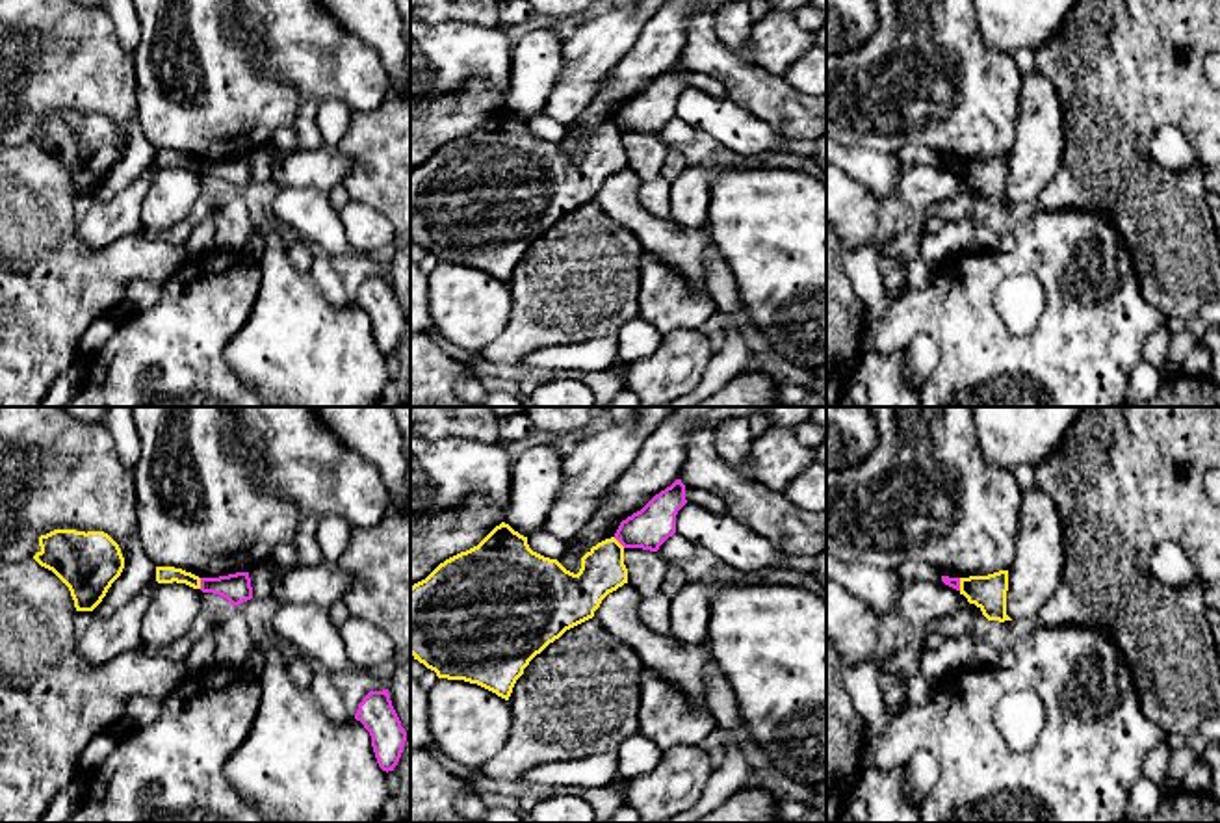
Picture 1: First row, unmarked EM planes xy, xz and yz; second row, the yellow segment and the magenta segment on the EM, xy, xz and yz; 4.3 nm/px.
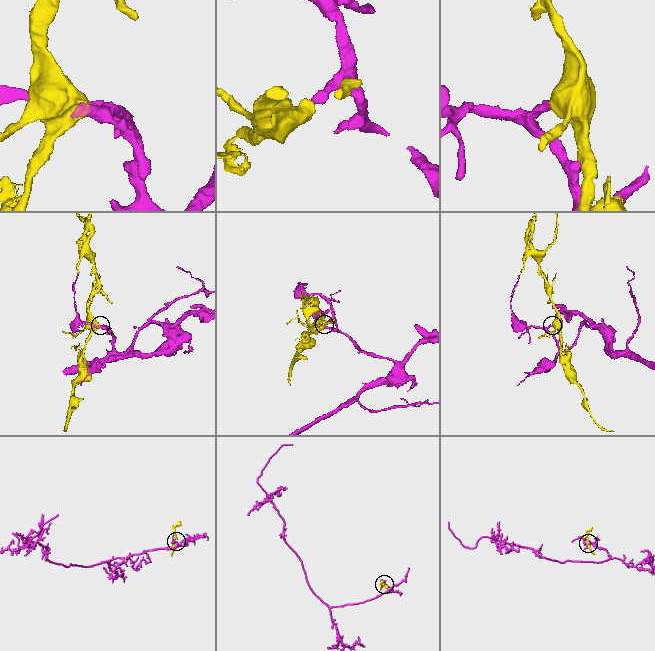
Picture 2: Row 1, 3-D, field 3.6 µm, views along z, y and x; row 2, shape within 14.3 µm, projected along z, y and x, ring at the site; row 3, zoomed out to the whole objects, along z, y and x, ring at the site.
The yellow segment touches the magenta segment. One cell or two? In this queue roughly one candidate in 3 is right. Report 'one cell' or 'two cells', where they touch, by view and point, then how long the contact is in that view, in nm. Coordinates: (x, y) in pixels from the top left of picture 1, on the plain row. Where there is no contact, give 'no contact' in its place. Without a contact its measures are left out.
two cells; contact xy (199, 168); length 50 nm

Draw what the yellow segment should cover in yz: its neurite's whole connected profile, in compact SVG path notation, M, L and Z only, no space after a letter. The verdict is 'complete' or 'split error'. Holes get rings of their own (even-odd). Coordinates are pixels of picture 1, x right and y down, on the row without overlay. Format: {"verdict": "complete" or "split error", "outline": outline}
{"verdict": "complete", "outline": "M1008 154L960 162L960 178L975 188L988 204L1012 204L1006 199Z"}

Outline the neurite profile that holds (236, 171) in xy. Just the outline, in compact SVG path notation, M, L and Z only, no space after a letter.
M236 156L219 162L201 162L201 175L219 178L232 189L240 189L253 182L249 156Z

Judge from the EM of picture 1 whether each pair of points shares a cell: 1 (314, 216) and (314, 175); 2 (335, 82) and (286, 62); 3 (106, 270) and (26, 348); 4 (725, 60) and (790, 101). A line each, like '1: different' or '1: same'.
1: different
2: same
3: same
4: same

